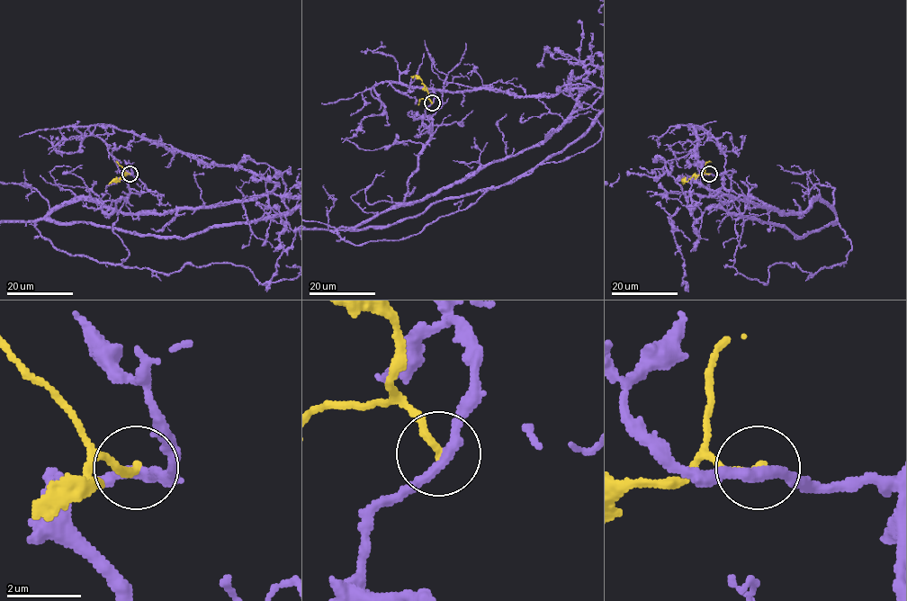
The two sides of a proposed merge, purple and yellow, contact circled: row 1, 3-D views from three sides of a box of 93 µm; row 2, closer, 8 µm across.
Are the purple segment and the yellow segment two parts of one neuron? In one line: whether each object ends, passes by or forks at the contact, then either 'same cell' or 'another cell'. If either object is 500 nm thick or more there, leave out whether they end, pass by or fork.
purple passes by | yellow ends | another cell

